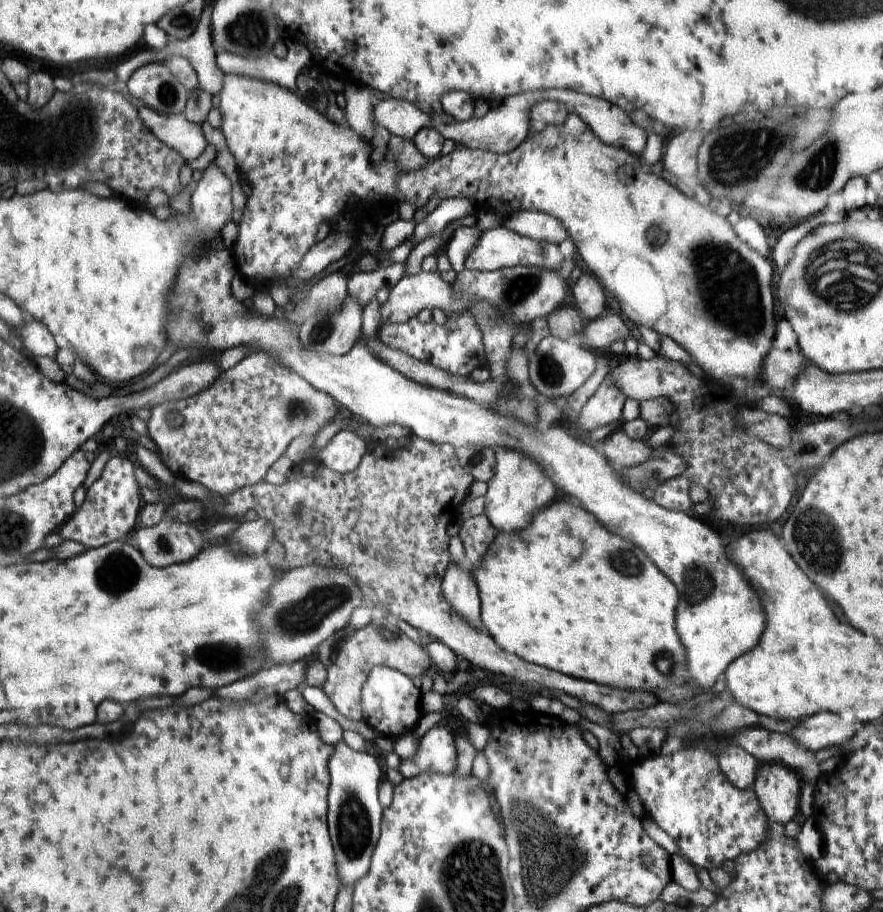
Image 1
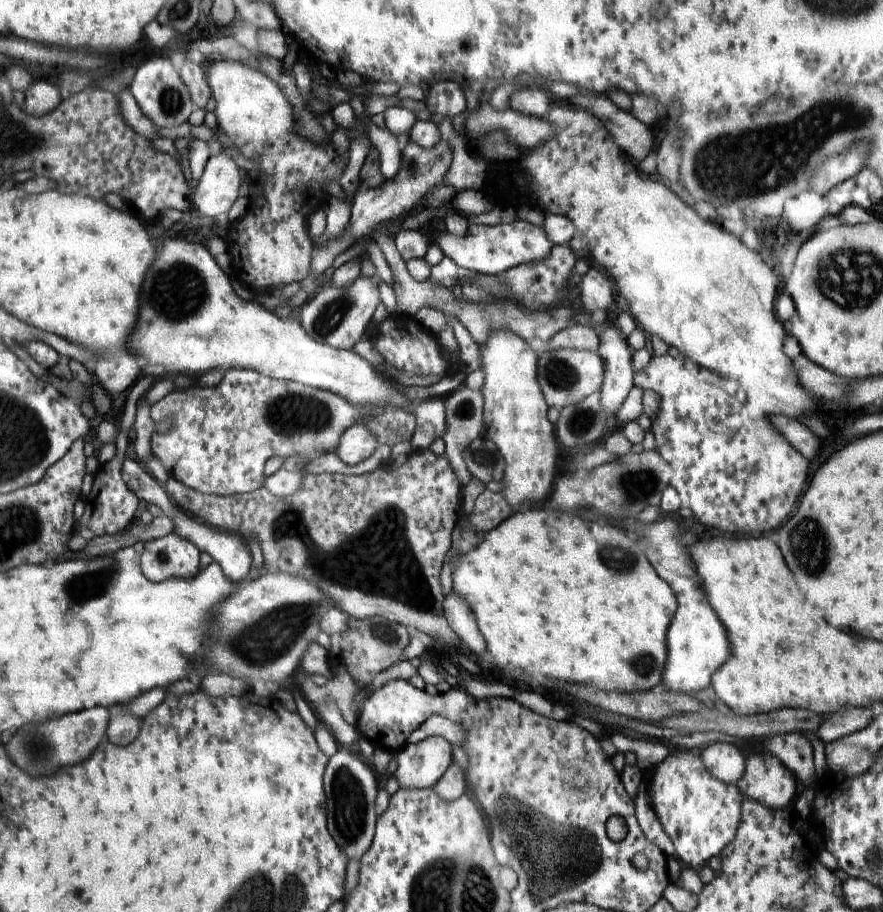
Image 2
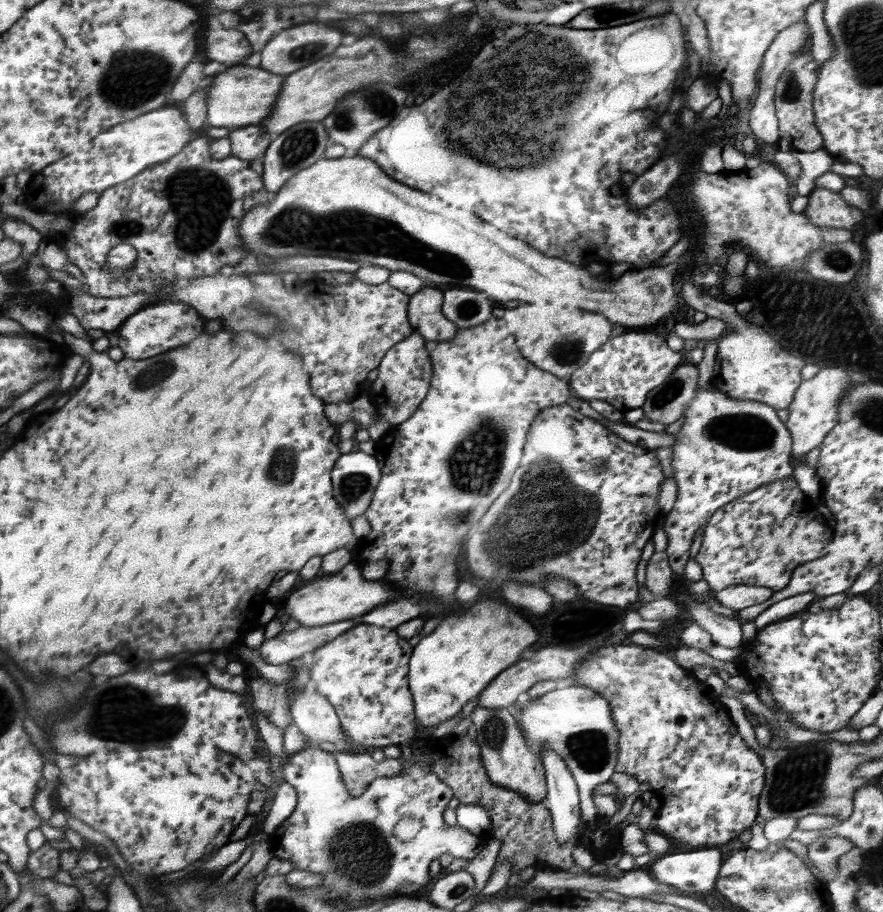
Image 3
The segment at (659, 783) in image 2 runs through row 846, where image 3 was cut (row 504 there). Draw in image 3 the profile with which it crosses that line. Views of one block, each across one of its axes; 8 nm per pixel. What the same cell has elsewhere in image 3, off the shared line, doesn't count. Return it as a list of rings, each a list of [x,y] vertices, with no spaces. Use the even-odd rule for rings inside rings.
[[[698,386],[697,394],[683,412],[684,424],[680,432],[674,435],[675,441],[670,446],[673,478],[678,486],[678,494],[673,509],[661,525],[668,537],[667,549],[664,552],[674,573],[685,578],[683,571],[690,560],[689,550],[694,533],[707,523],[718,508],[728,505],[736,498],[742,498],[744,494],[750,494],[760,486],[766,486],[768,482],[793,476],[793,468],[790,464],[792,438],[776,411],[775,408],[764,403],[732,398],[722,391]]]

